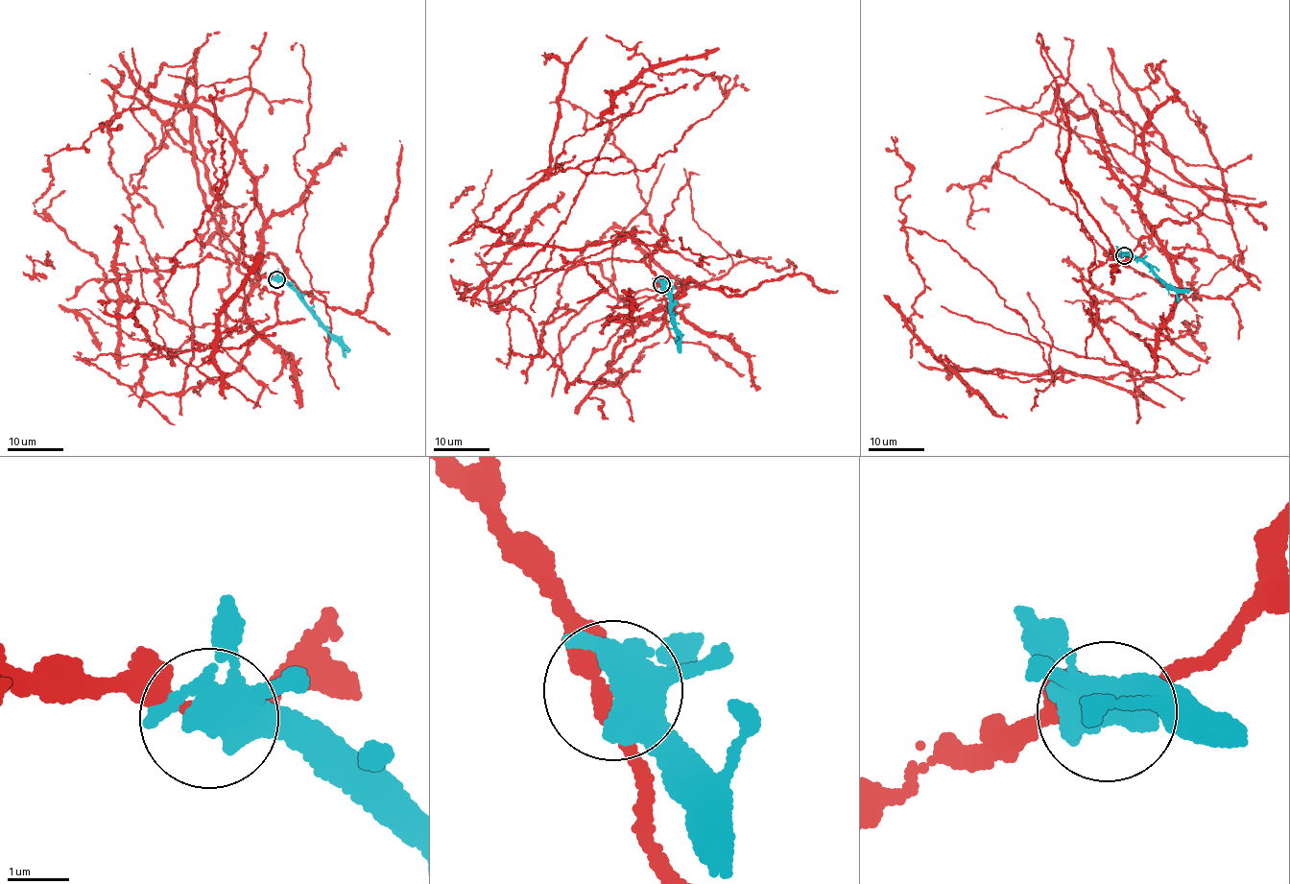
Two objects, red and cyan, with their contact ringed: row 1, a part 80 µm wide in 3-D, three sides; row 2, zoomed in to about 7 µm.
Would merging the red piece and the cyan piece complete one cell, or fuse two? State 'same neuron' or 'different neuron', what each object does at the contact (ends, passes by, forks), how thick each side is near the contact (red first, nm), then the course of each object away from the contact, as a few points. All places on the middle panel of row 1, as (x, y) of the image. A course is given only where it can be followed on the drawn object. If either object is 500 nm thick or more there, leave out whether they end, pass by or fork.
different neuron; red passes by; cyan forks there; 240 nm thick on the red side, 400 nm on the other; red runs (660, 285), (618, 258), (458, 298), (627, 237), (501, 227), (565, 142), (668, 92), (641, 73), (719, 49); cyan runs (661, 285), (670, 304), (669, 313), (678, 330), (679, 352)

